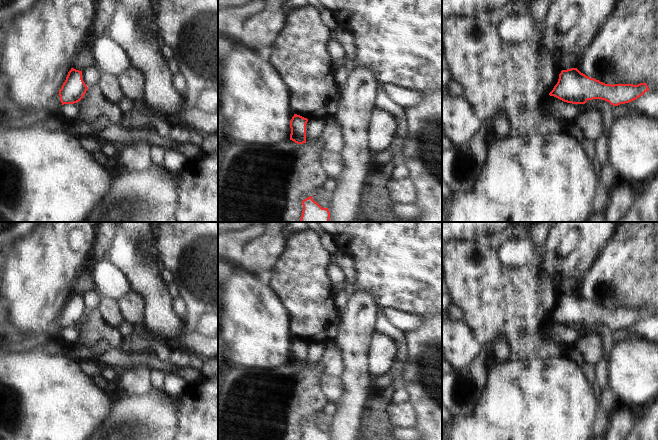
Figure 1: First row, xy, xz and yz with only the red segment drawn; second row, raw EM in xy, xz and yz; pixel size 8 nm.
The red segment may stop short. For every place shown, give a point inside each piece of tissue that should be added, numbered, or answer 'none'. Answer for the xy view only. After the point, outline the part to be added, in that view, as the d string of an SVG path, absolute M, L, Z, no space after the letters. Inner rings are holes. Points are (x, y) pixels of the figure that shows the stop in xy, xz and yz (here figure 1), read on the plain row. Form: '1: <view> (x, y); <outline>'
none

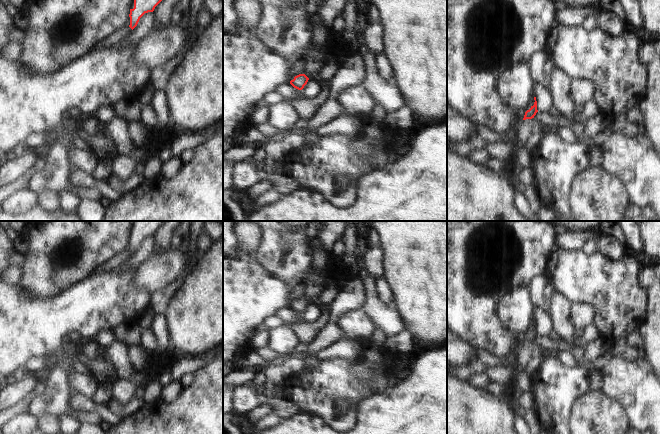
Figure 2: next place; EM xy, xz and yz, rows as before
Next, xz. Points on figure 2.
none

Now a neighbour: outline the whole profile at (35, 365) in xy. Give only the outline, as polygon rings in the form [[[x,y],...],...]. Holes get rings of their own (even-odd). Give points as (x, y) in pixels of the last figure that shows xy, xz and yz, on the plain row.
[[[31,357],[24,365],[23,369],[27,374],[37,374],[42,376],[48,370],[53,358]]]

